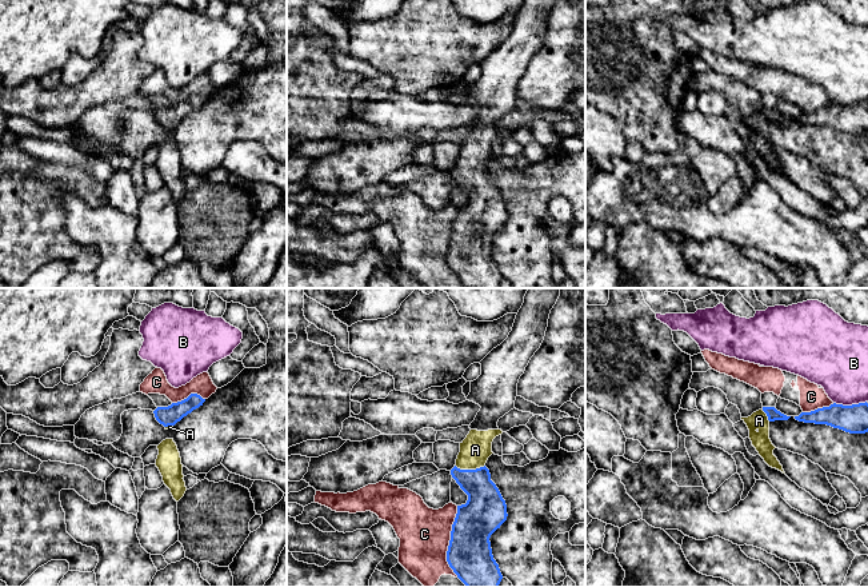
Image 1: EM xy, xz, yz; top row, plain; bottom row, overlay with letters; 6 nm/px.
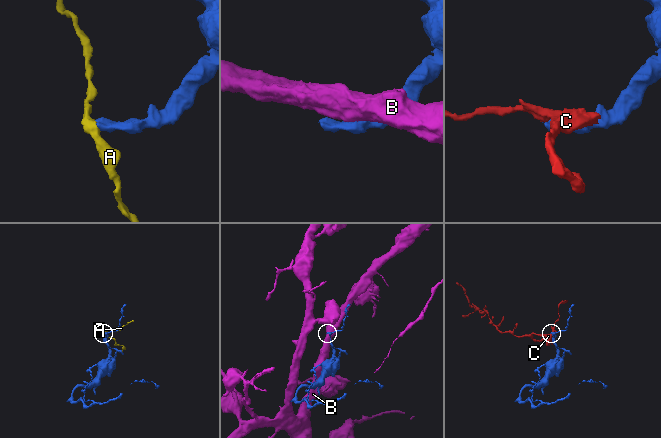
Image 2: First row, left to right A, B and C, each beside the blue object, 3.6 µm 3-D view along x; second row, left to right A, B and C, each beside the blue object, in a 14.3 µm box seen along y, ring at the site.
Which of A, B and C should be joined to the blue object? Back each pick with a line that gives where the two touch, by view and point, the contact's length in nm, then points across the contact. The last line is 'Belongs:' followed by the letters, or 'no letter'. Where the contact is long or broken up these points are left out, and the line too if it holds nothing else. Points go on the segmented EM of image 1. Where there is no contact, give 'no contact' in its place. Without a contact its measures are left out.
A: xz (470, 470) | 180 nm | across xz (486, 507), (483, 492), (470, 470), (475, 450)
Belongs: A

